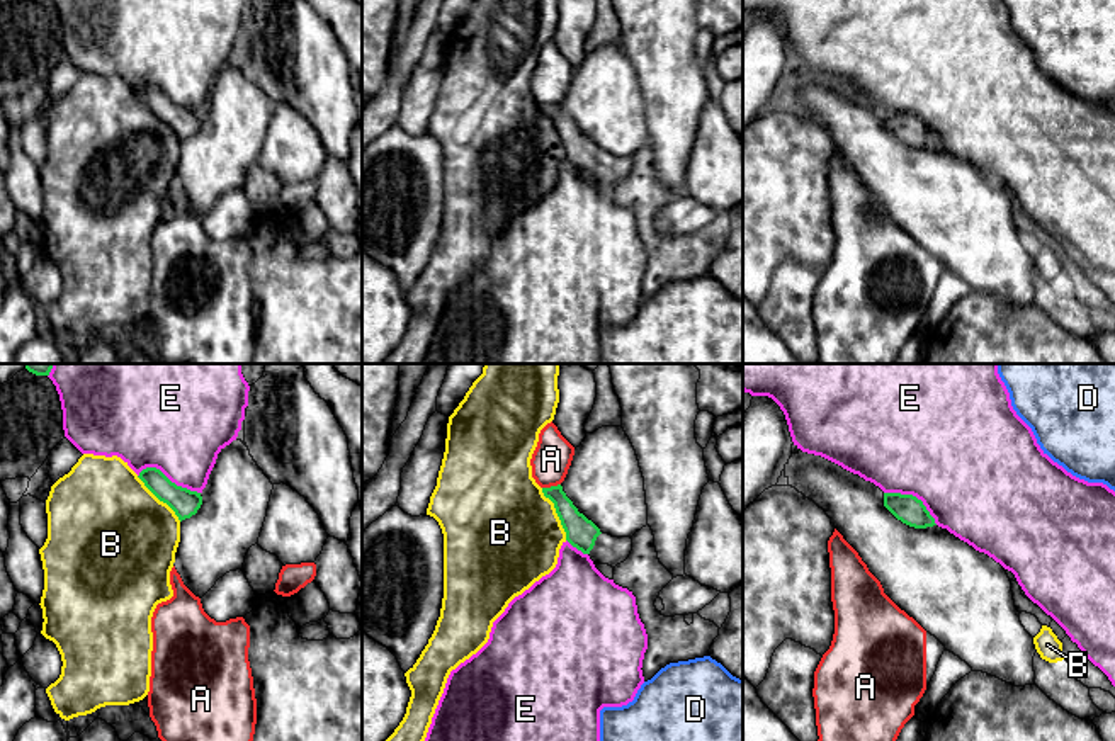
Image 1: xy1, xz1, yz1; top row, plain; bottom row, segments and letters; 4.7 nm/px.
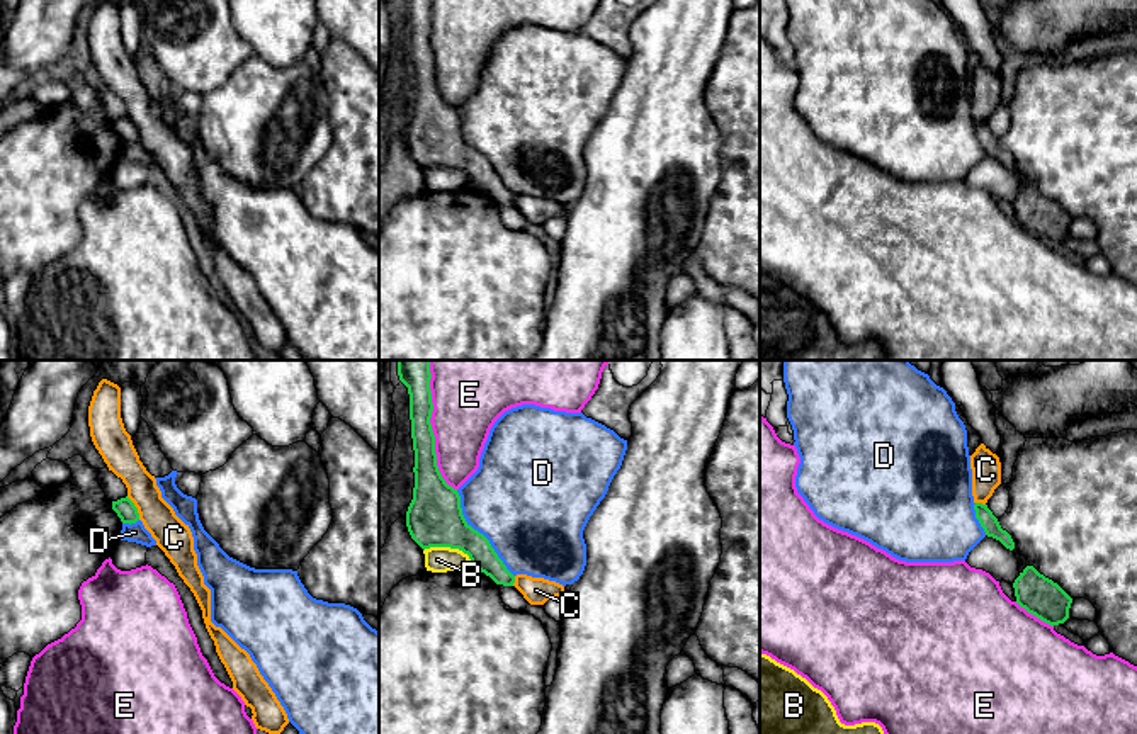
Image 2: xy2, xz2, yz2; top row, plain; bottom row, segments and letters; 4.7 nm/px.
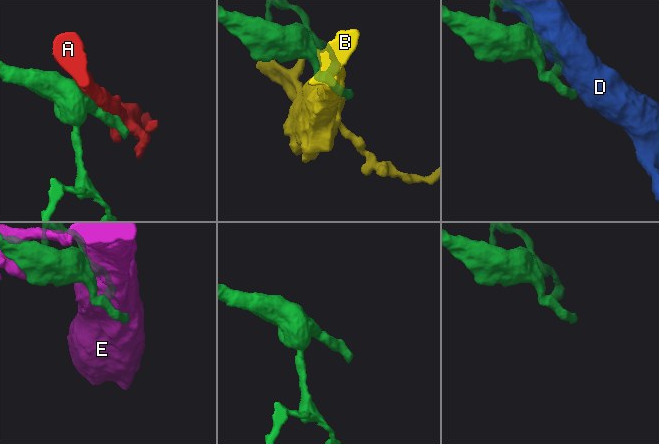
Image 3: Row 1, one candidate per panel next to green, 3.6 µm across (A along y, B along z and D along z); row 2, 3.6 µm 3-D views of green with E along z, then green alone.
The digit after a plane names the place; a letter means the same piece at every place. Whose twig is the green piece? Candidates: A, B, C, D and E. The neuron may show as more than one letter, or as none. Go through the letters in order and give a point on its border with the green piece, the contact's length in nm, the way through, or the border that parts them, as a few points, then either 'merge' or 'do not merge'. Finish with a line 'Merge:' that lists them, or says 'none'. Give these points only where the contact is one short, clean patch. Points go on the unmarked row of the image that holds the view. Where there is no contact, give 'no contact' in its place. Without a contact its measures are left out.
A: meets green in xz1 at (551, 106); contact 90 nm long; do not merge
B: meets green in xz1 at (556, 131); contact 280 nm long; do not merge
C: meets green in xy2 at (136, 128); contact 130 nm long; border along xy2 (126, 116), (140, 138); do not merge
D: meets green in xz2 at (478, 152); contact 500 nm long; do not merge
E: meets green in xz2 at (434, 56); contact 550 nm long; do not merge
Merge: none

